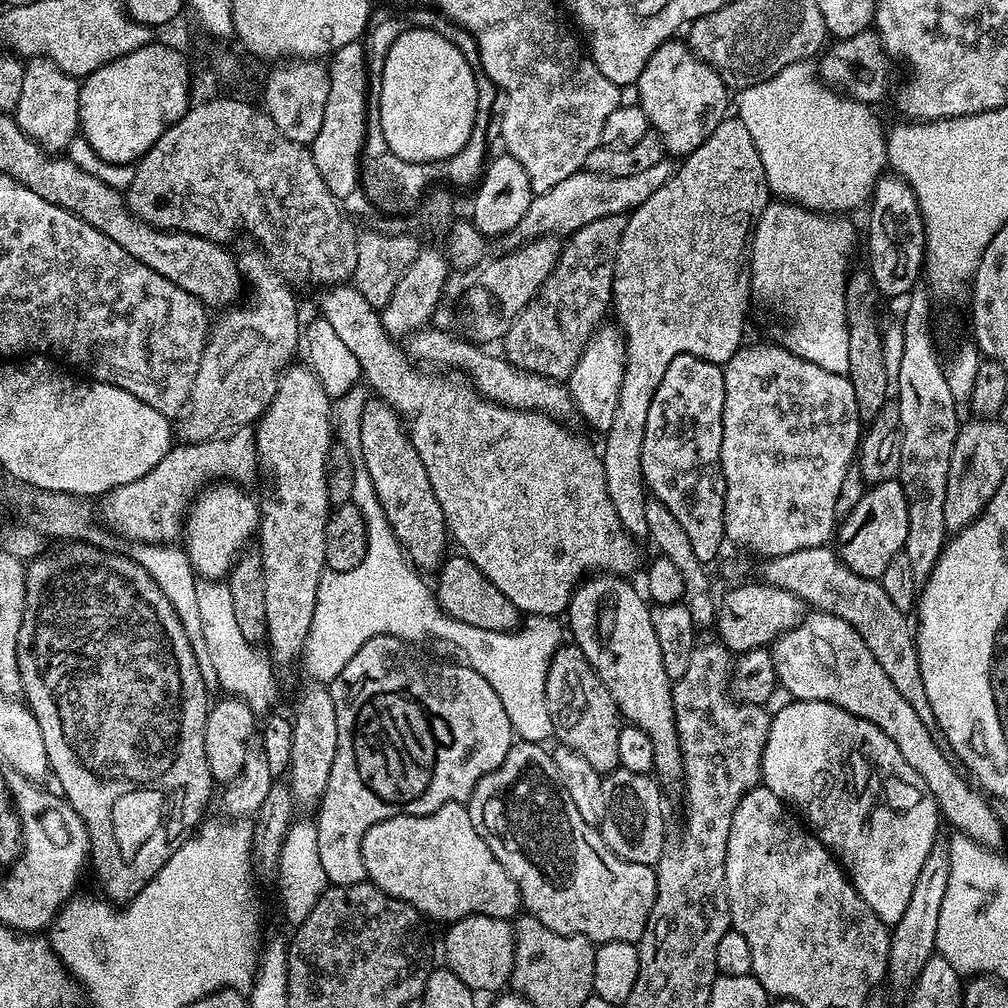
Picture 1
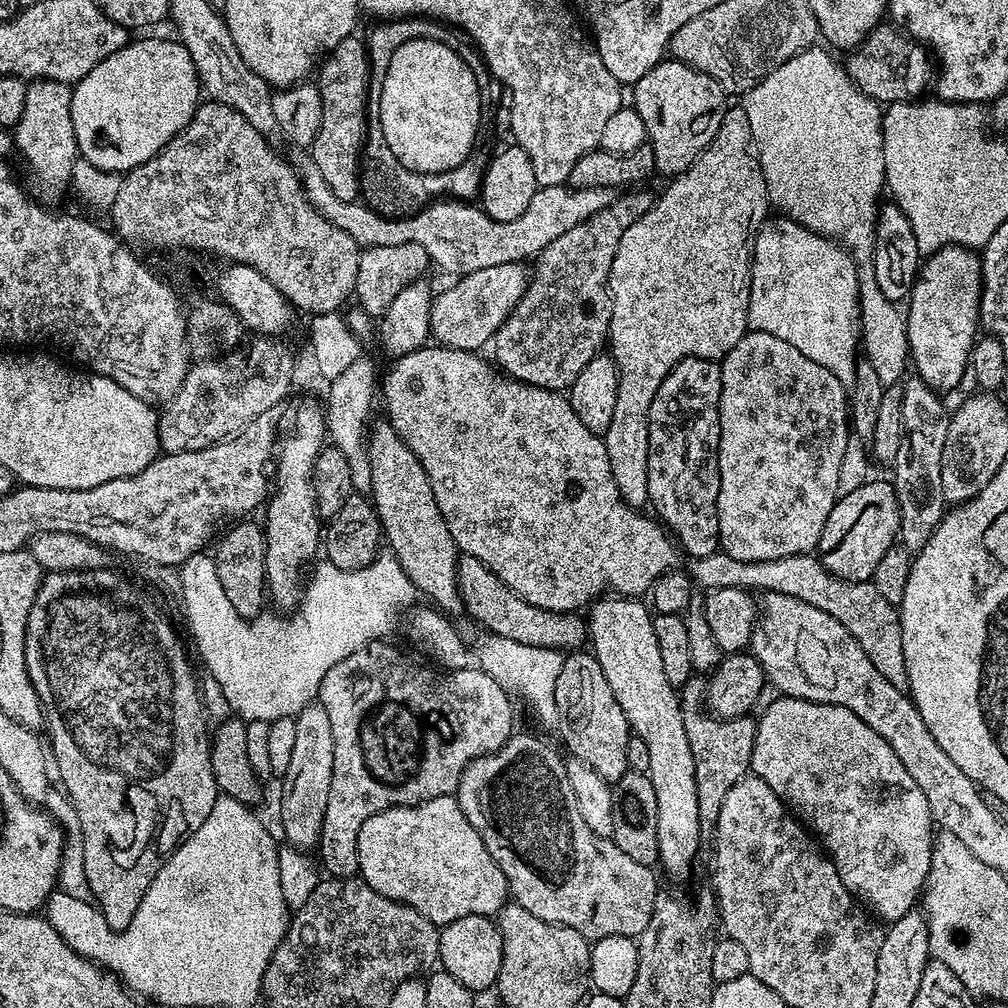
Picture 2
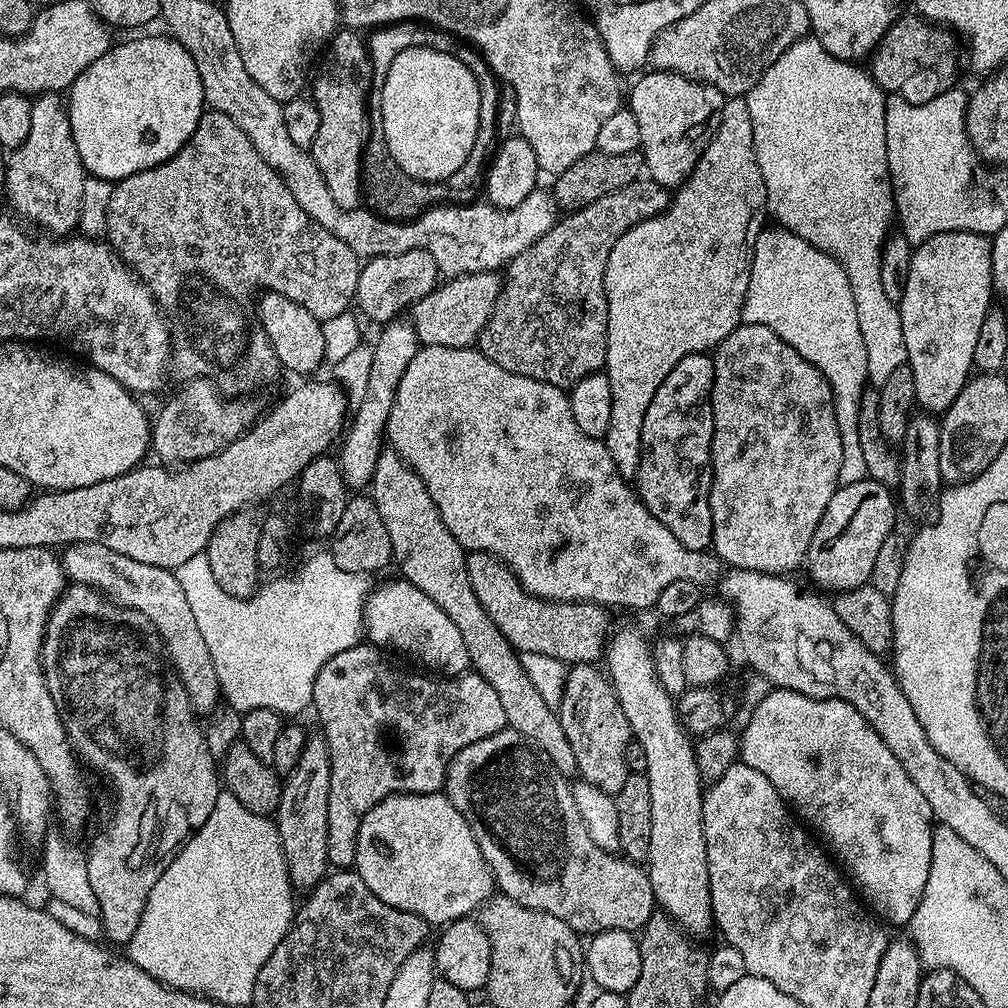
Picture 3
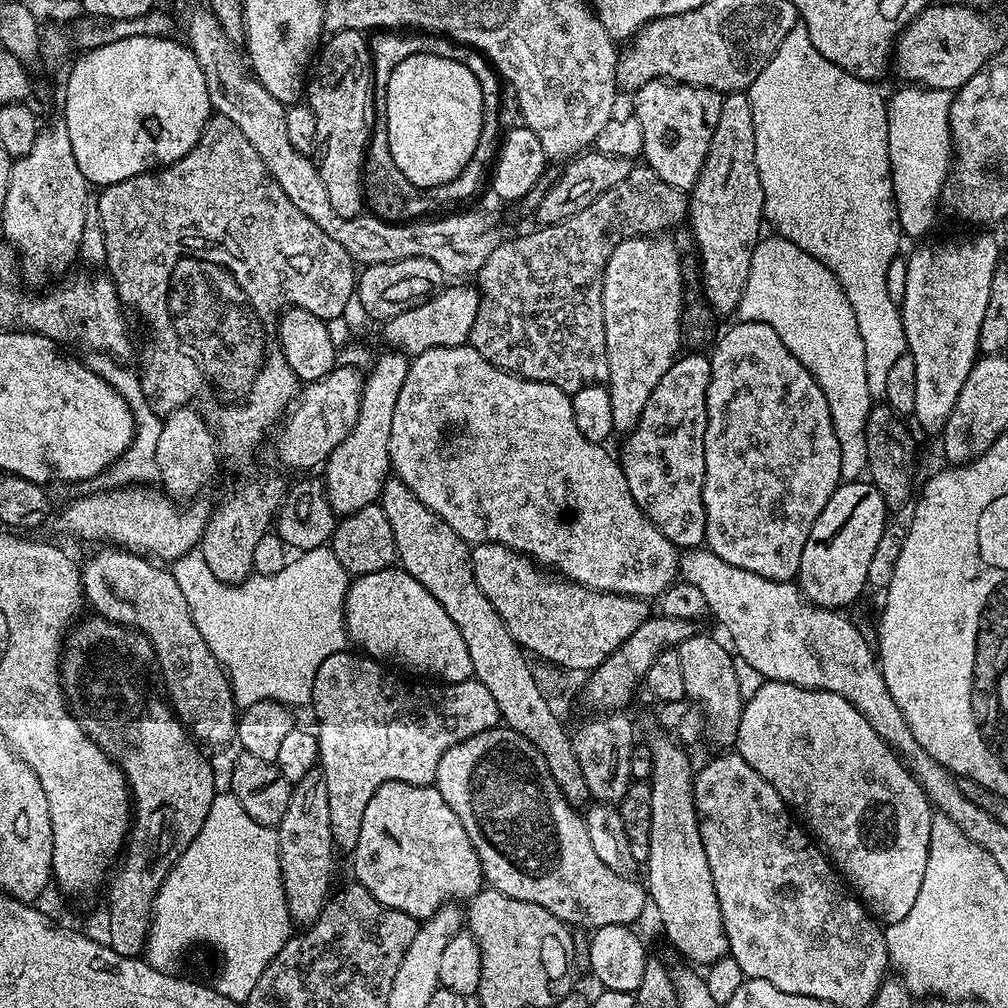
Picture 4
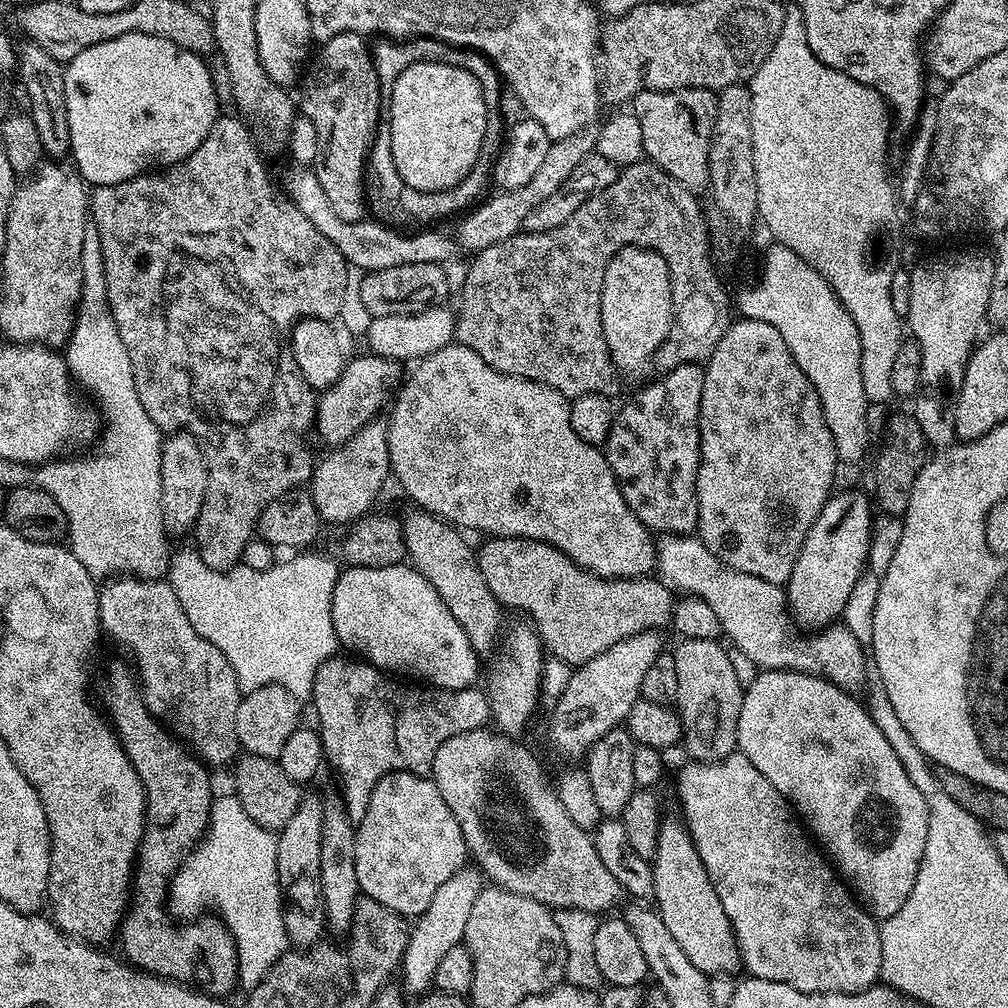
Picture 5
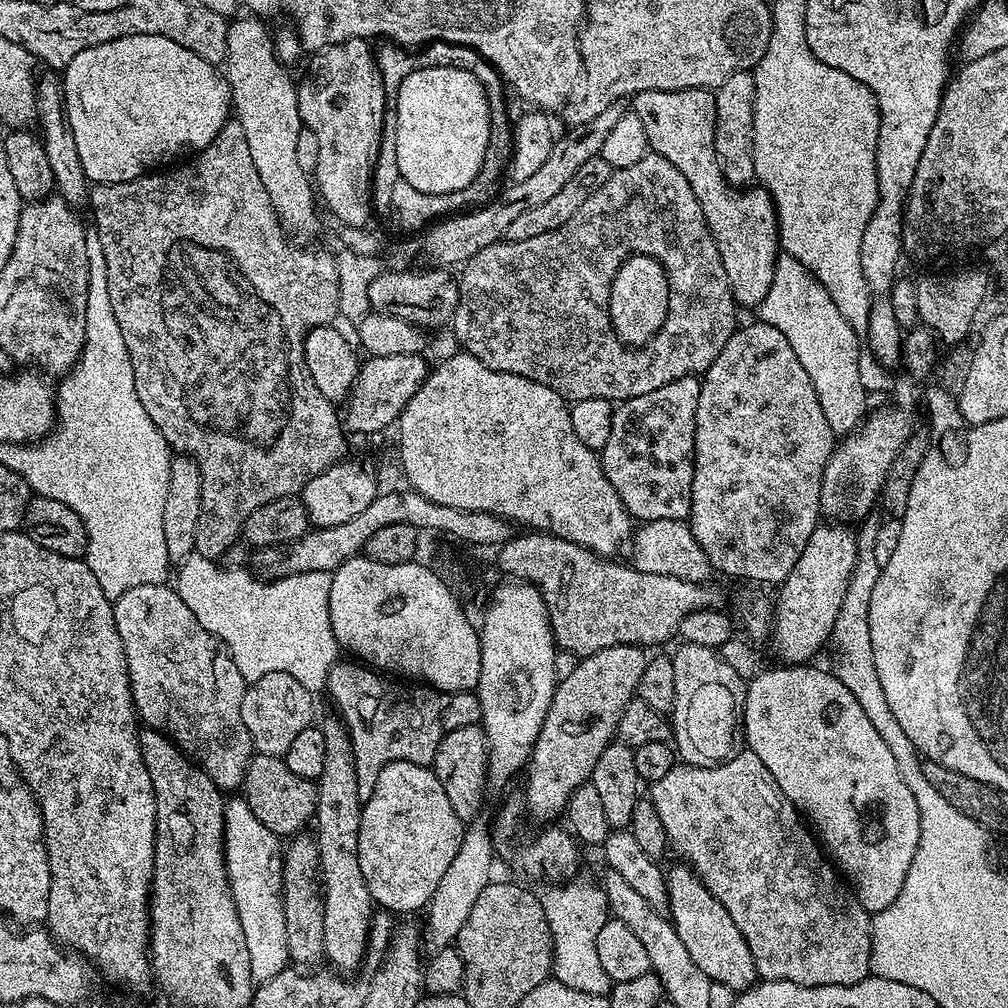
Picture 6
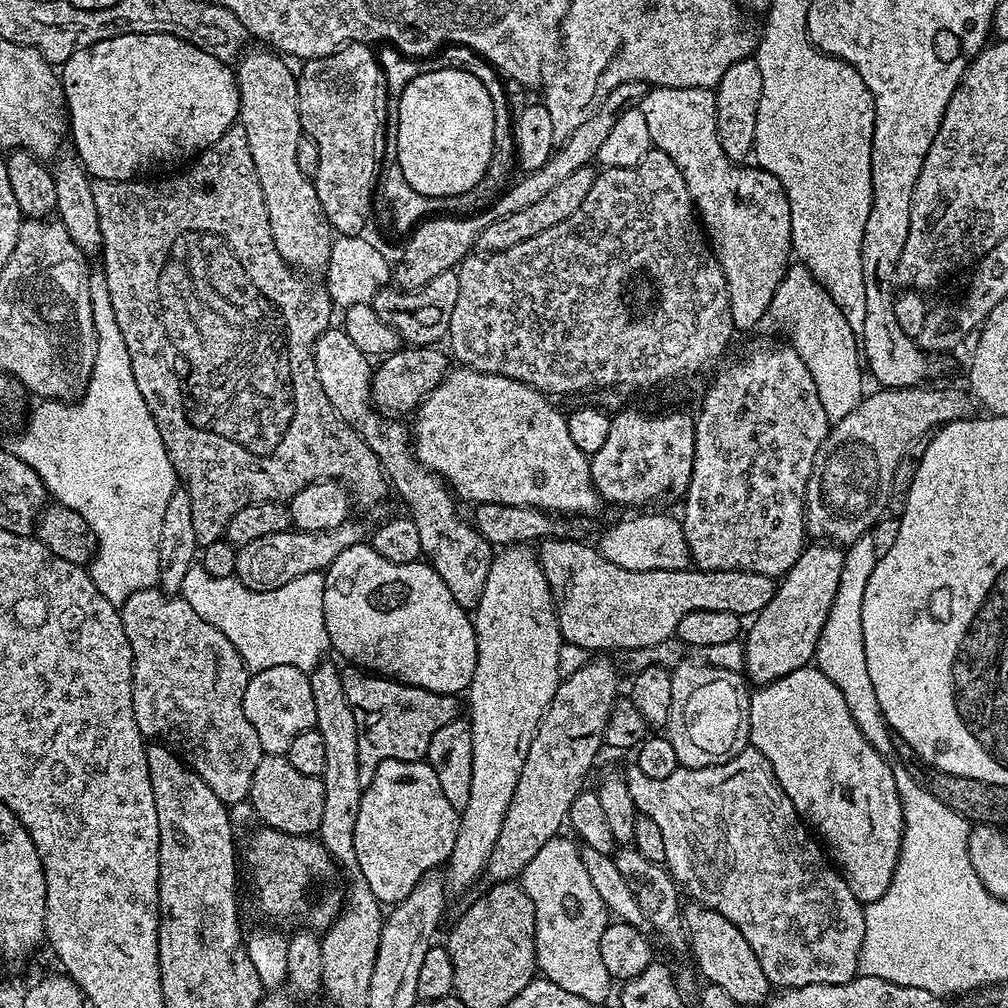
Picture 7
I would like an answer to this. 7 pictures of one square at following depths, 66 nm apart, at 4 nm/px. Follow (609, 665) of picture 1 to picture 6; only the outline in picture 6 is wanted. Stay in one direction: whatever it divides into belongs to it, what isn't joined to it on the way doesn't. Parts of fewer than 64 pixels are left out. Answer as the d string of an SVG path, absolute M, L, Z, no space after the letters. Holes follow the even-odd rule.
M684 862L666 872L668 885L667 915L672 921L674 930L678 930L678 938L686 945L694 966L702 969L714 984L730 986L737 994L744 992L757 983L758 973L754 966L754 958L750 954L750 946L746 946L746 938L742 938L742 930L734 926L734 918L726 914L726 906L706 890L706 886L698 879L696 873Z

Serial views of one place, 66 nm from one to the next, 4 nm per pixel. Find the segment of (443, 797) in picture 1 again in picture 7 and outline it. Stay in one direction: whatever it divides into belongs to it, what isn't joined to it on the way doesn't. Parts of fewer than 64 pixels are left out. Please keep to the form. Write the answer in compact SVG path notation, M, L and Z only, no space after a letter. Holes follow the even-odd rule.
M367 670L345 671L342 686L354 710L354 722L358 722L358 778L360 783L369 784L374 778L374 770L387 760L424 760L428 754L430 738L442 726L457 719L462 712L455 695L431 692L416 688L412 684L401 684L386 676L373 674Z

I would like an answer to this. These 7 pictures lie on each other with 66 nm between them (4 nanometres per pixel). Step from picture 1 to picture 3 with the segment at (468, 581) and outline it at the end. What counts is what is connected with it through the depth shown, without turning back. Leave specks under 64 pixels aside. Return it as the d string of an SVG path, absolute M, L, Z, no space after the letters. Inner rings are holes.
M468 552L468 574L470 576L470 586L474 588L474 594L478 598L478 602L482 602L482 610L486 610L486 614L490 614L490 619L493 620L494 626L498 626L498 630L502 630L502 634L512 643L513 648L517 652L523 654L529 652L530 654L550 654L550 658L558 658L569 666L574 664L596 664L597 661L605 655L606 652L606 631L604 627L608 624L607 607L598 604L586 604L582 600L540 600L537 596L531 596L529 592L518 582L518 578L502 563L498 557L493 556L490 552Z

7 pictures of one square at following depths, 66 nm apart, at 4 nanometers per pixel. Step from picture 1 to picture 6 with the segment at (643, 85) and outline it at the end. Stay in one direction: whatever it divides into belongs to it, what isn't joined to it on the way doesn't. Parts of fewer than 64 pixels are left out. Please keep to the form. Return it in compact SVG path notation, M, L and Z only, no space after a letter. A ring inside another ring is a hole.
M646 88L631 97L630 108L638 114L646 129L649 149L678 166L682 178L690 182L694 198L698 198L708 229L718 246L722 266L726 266L732 299L741 309L759 309L762 298L770 291L770 282L774 282L776 258L782 252L776 203L764 187L748 186L741 190L729 184L722 174L714 146L715 95L707 88L673 92Z

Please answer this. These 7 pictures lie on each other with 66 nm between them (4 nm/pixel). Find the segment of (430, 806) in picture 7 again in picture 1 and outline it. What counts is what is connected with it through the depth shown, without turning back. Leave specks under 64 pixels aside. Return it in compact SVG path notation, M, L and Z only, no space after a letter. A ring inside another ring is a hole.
M447 804L425 816L402 815L378 822L366 830L360 849L365 877L386 895L414 906L421 917L429 921L451 922L463 916L489 916L511 921L521 911L520 891L514 878L510 878L502 862L490 854L490 846L486 846L478 830L474 830L474 822L470 822L464 804Z

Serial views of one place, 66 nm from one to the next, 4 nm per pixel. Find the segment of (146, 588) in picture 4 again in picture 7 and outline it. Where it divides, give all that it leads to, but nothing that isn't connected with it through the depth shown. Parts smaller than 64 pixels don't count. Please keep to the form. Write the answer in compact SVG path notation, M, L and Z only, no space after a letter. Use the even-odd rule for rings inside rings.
M159 587L138 590L134 594L130 594L130 598L126 598L126 602L119 605L118 611L122 626L126 630L126 638L130 638L134 718L138 722L138 730L149 741L159 742L164 747L171 748L183 763L196 771L198 778L202 778L202 782L206 782L206 786L210 786L210 790L214 790L214 794L218 794L218 798L223 804L231 806L245 803L250 794L250 786L254 782L254 770L258 770L258 762L262 762L262 758L266 753L262 742L258 742L258 734L255 732L254 726L250 726L250 718L246 718L244 695L246 694L250 673L247 666L242 662L234 642L230 642L230 638L226 638L226 634L222 634L222 630L210 626L210 622L206 622L206 618L198 618L196 611L183 598L165 594L160 591Z

